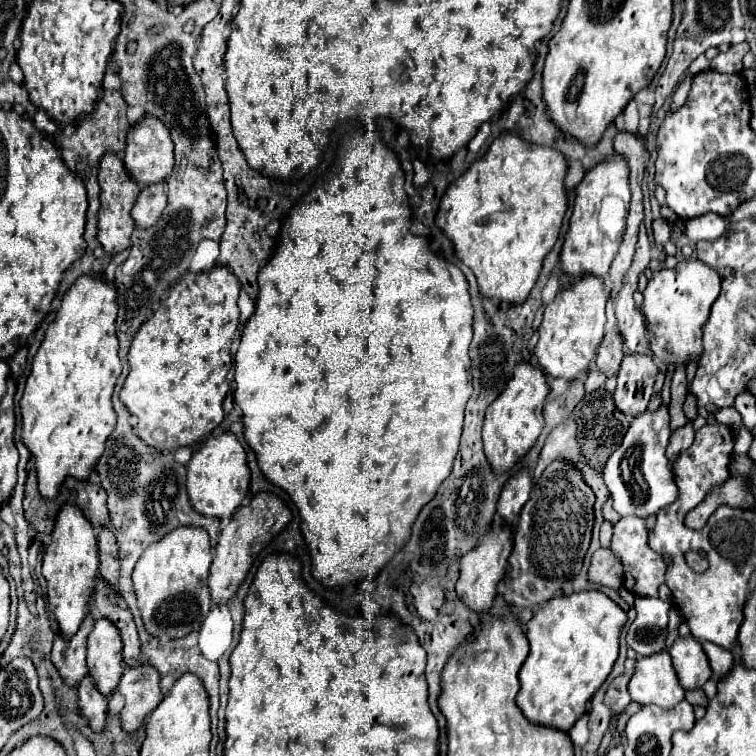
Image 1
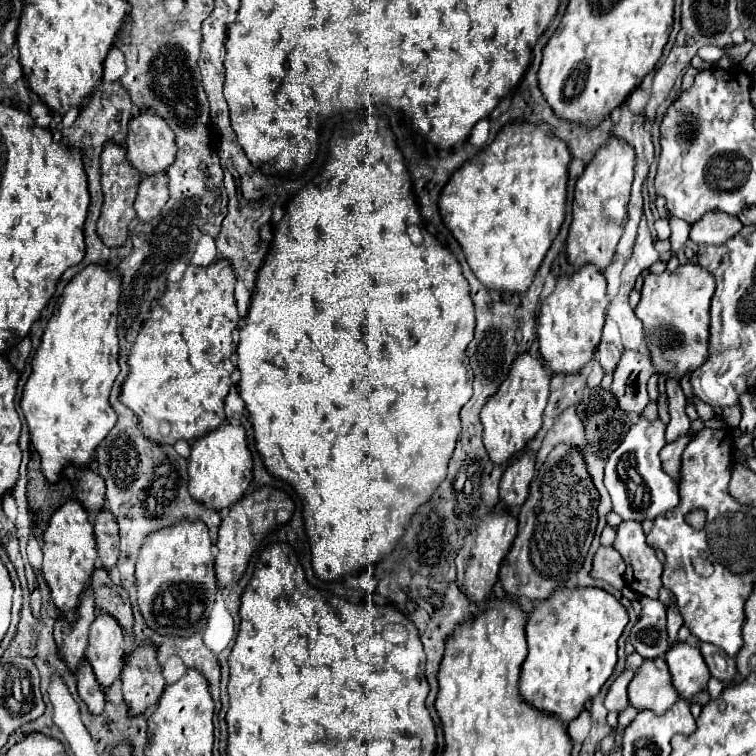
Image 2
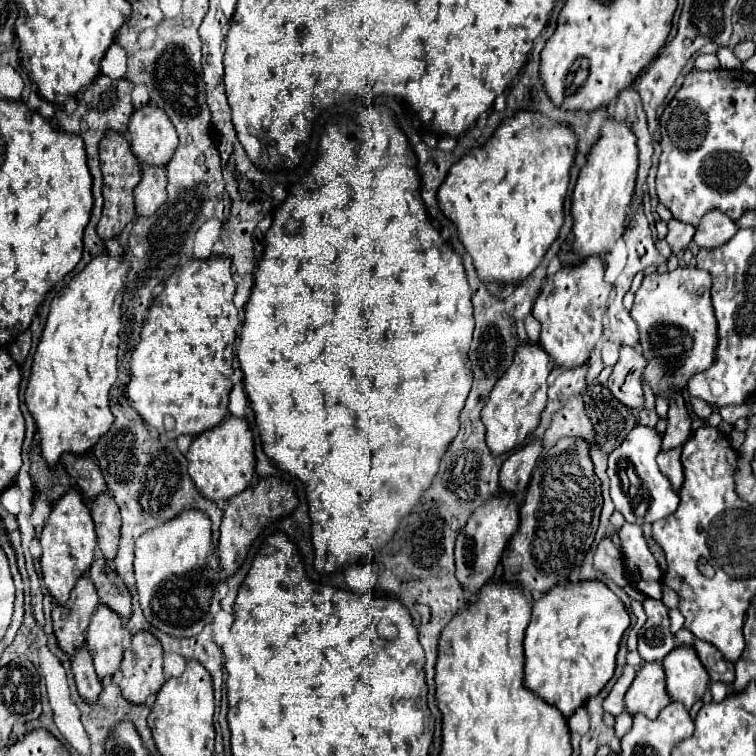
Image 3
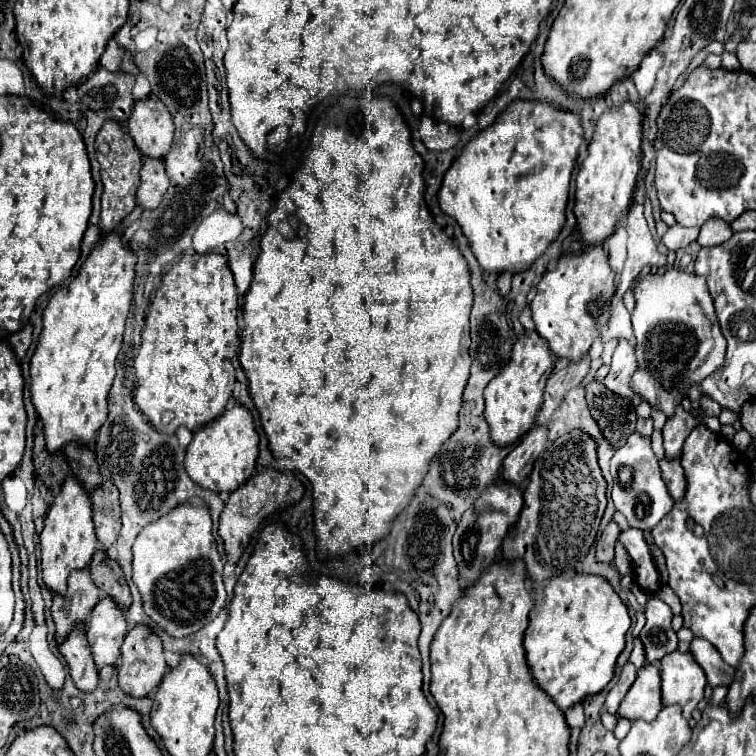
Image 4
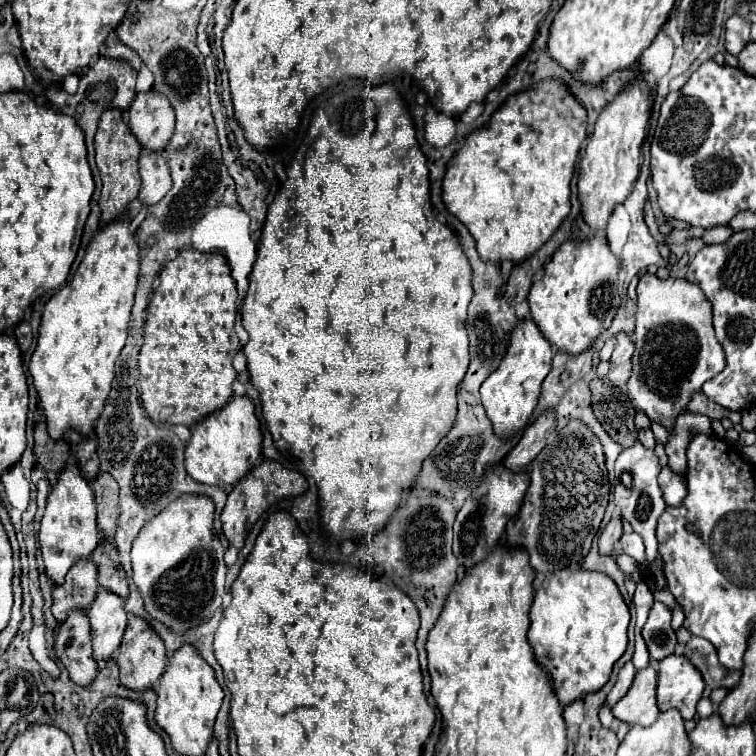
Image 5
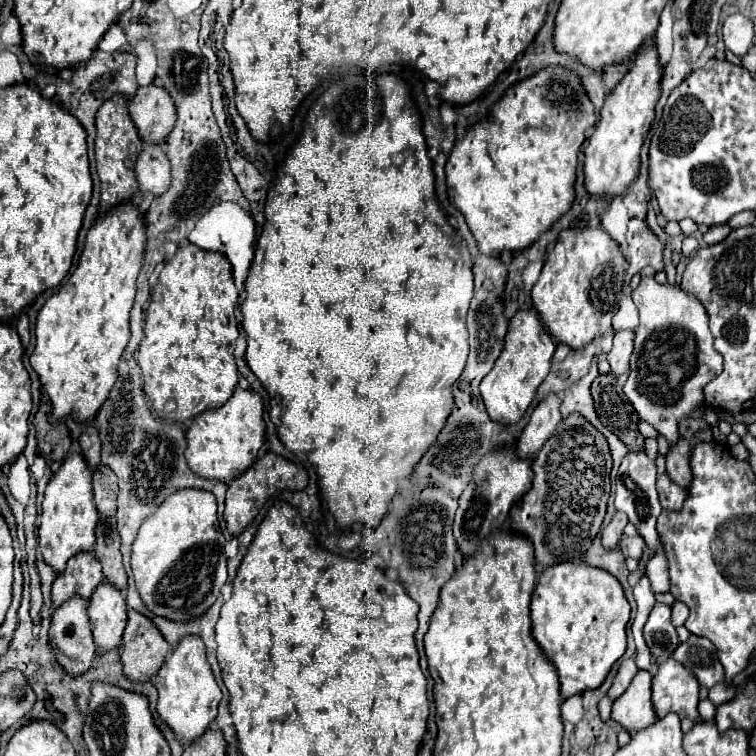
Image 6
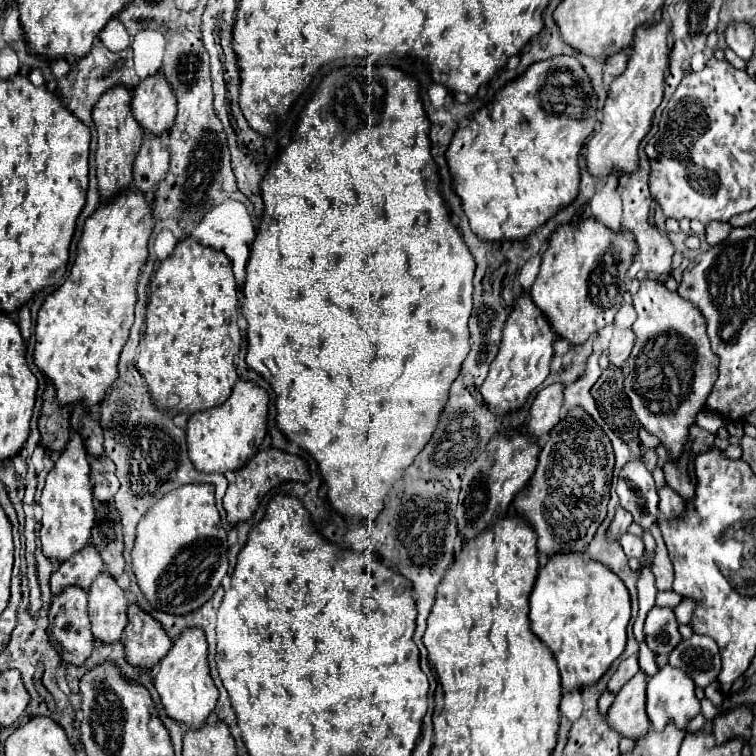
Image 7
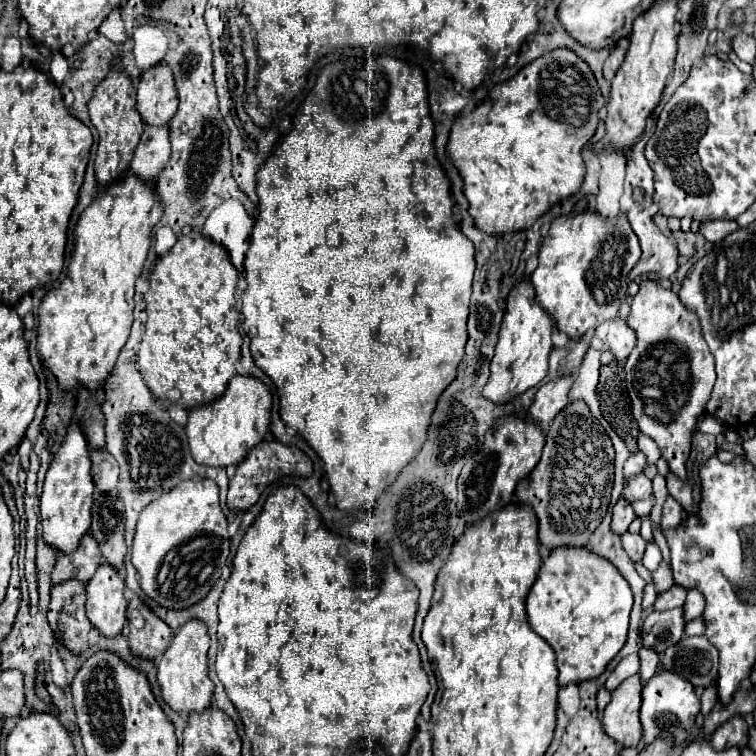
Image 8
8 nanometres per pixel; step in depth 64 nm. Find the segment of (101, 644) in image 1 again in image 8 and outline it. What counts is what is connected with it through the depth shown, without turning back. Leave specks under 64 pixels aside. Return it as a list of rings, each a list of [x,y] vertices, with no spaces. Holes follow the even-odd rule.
[[[102,564],[86,584],[86,612],[90,622],[108,638],[124,630],[126,606],[124,580],[110,564]]]

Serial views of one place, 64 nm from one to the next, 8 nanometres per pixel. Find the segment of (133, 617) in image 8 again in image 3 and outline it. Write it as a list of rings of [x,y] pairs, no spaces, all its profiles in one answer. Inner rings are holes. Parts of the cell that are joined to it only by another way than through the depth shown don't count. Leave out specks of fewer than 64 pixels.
[[[148,630],[136,632],[130,646],[124,648],[124,660],[120,664],[120,672],[124,676],[120,690],[124,698],[134,704],[144,704],[150,694],[156,694],[160,684],[166,680],[162,664],[160,640]]]

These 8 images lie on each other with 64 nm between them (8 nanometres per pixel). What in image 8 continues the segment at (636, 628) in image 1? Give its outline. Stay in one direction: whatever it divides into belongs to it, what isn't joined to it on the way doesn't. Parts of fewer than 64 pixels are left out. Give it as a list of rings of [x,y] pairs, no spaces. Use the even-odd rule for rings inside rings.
[[[684,608],[652,612],[642,624],[642,644],[662,654],[666,648],[674,646],[682,638],[684,626],[686,626]]]

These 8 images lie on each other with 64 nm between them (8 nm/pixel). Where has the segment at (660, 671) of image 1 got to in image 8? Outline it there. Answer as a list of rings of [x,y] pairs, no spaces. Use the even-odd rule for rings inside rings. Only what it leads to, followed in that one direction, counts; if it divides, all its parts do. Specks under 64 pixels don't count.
[[[630,676],[612,692],[612,700],[604,708],[604,732],[622,748],[638,746],[642,740],[642,728],[638,724],[638,708],[642,700],[640,692],[640,676]]]

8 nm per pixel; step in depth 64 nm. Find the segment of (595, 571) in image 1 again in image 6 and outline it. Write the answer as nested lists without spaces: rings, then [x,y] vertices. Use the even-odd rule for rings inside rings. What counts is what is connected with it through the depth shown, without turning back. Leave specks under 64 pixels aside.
[[[616,512],[612,522],[606,526],[606,530],[602,532],[602,544],[604,548],[614,548],[618,544],[618,540],[622,538],[622,530],[628,524],[628,516],[624,516],[624,512]]]

